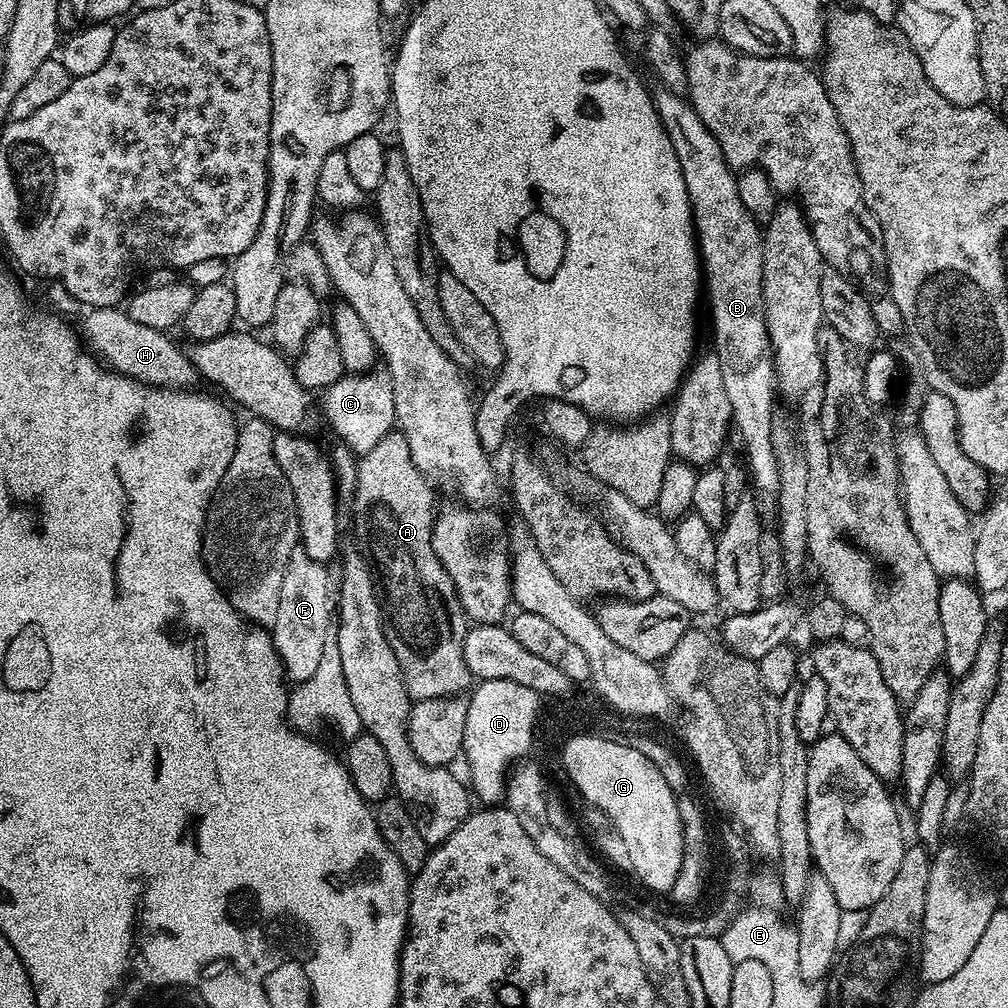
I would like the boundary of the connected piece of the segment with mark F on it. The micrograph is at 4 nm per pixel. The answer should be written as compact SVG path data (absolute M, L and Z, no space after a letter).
M303 546L296 547L290 554L290 562L286 562L278 618L270 629L270 635L289 681L299 682L312 677L329 647L330 633L334 628L334 592L328 589L328 570L310 558Z

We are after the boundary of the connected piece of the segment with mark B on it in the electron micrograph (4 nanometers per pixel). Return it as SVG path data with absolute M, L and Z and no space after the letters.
M661 86L657 87L656 90L656 93L651 93L650 98L656 104L656 113L662 122L662 126L666 130L666 134L670 138L670 146L674 146L674 154L678 154L678 166L682 166L682 178L686 178L686 190L688 191L690 202L692 203L692 218L702 261L702 276L706 281L706 304L708 300L708 308L712 311L712 340L716 343L716 345L714 345L714 351L718 358L718 366L722 366L722 383L726 385L726 394L730 397L732 423L735 431L740 431L740 436L744 439L744 448L748 451L746 468L750 473L751 487L753 489L756 487L757 494L755 493L755 495L758 497L761 505L771 505L773 501L775 501L776 491L780 489L780 471L776 465L776 455L774 454L774 448L772 446L772 425L774 423L774 417L772 417L772 398L774 396L773 389L776 390L778 385L776 383L776 370L772 366L772 343L768 337L764 295L762 294L762 254L764 253L762 228L761 225L756 223L756 219L750 214L750 210L746 210L746 206L742 206L742 197L738 194L738 182L736 181L737 173L726 162L726 158L722 154L722 146L718 146L718 138L714 138L714 134L710 134L710 130L706 130L706 122L702 122L702 118L698 118L698 114L692 109L691 103L689 103L685 97L671 93Z

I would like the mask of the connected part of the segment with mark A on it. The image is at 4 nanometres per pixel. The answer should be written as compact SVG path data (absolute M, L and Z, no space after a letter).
M398 430L388 432L374 450L359 457L356 468L358 482L350 511L356 519L357 534L368 543L366 552L378 581L386 638L394 649L394 658L398 658L398 666L402 666L408 695L417 701L467 693L474 680L463 657L463 640L469 625L454 582L432 545L432 528L436 525L438 511L433 485L420 473L418 466L414 466L414 458L410 458L410 442Z

